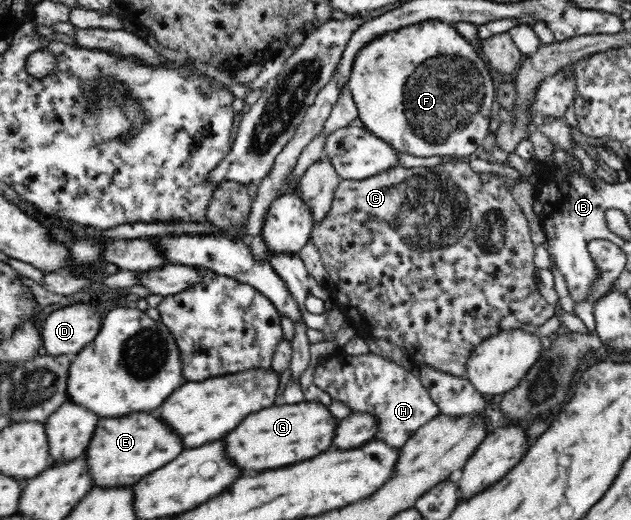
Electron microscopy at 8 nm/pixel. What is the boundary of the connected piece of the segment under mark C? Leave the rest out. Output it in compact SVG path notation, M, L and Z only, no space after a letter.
M445 159L433 167L406 168L393 166L379 174L353 180L342 179L335 189L332 208L325 220L314 223L310 238L317 247L323 266L329 274L328 288L332 290L333 299L337 307L351 320L353 310L357 312L357 324L369 336L387 339L400 346L411 358L414 366L430 366L439 372L446 372L453 376L467 377L467 360L475 346L479 346L485 338L499 334L503 330L521 329L523 324L541 326L549 318L555 316L555 305L549 304L539 293L535 276L535 245L531 241L529 222L523 214L519 204L511 195L511 185L508 180L493 173L477 173L470 163L458 159Z

